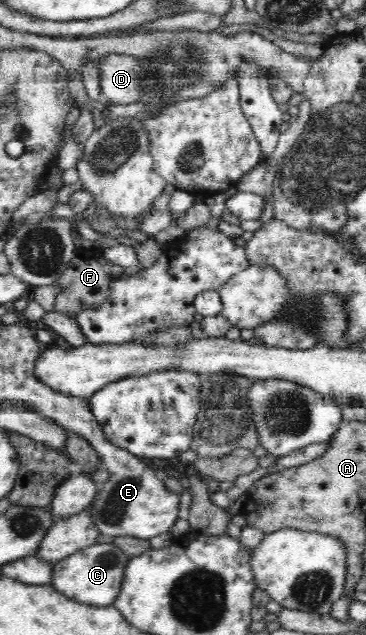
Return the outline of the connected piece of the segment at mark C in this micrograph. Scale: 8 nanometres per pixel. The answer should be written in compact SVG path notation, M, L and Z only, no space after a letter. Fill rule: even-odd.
M92 544L55 564L51 586L68 599L90 606L112 606L122 589L124 571L132 557L126 556L121 549L112 544Z

